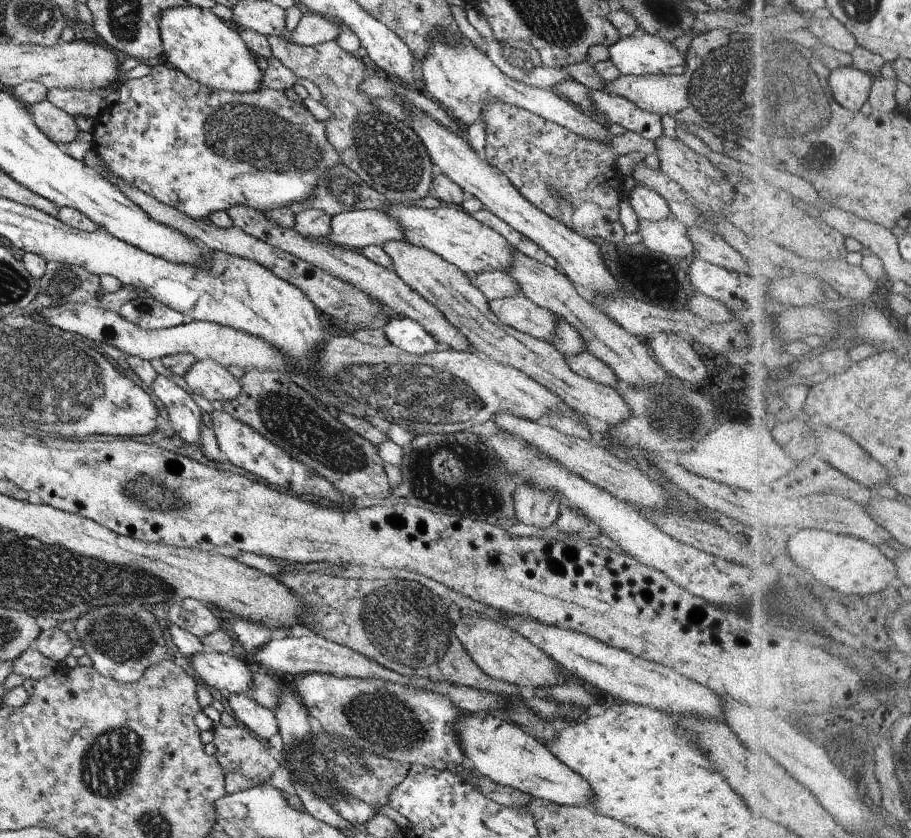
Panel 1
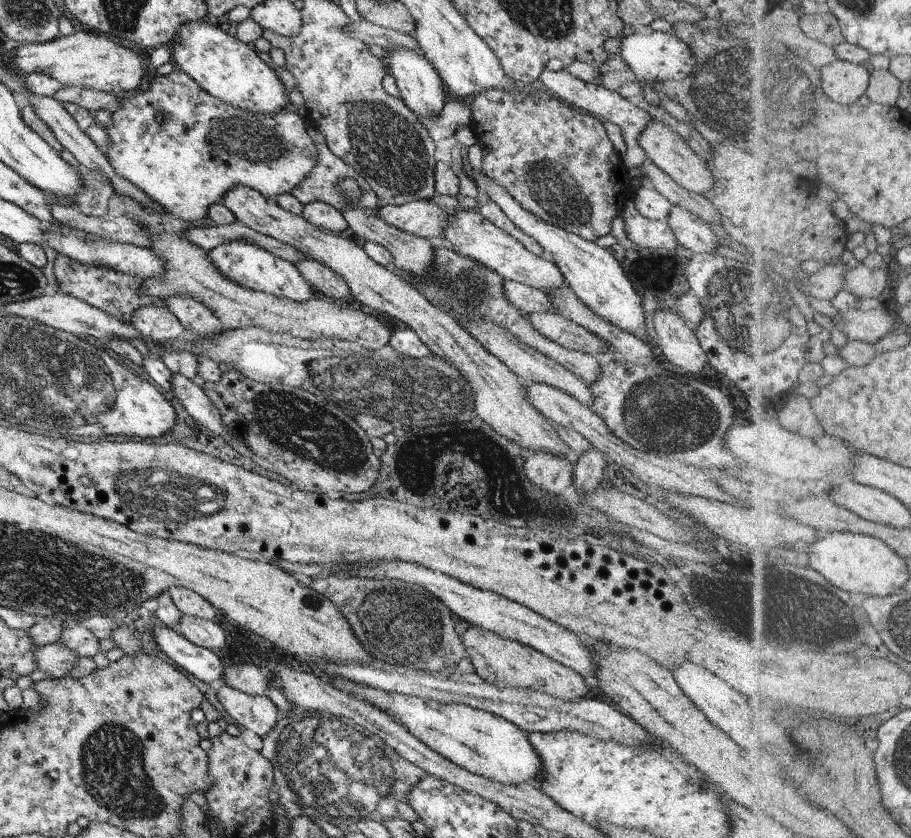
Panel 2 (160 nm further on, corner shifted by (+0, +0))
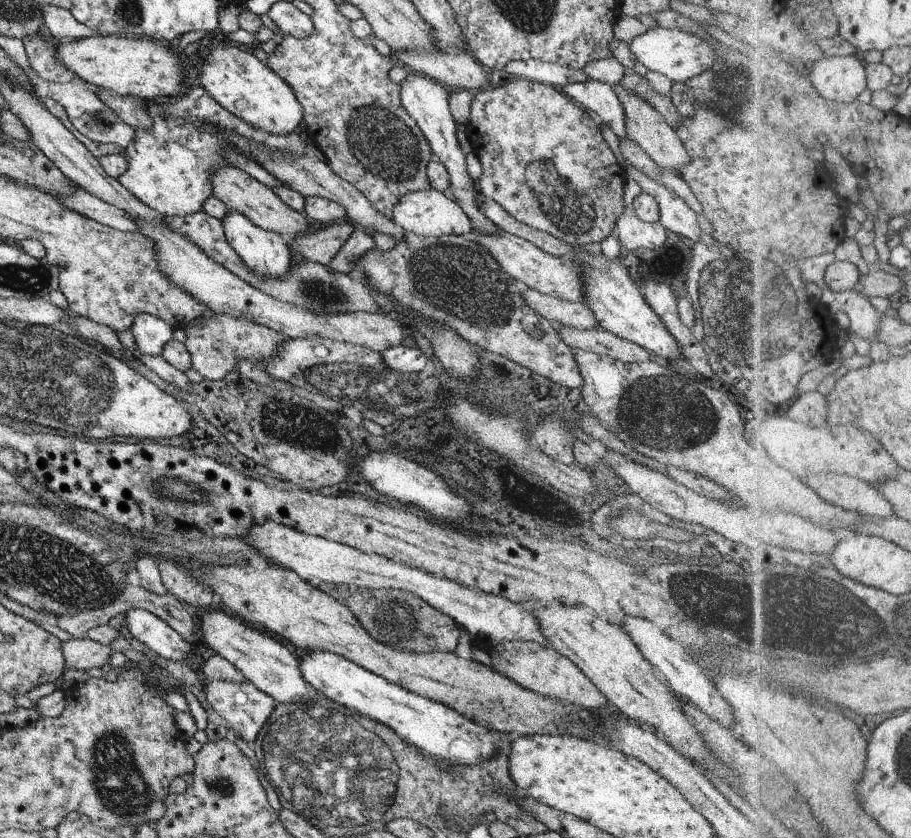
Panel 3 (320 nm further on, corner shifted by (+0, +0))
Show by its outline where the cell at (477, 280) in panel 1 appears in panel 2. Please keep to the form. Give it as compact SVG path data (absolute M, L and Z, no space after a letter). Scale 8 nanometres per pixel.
M503 280L506 299L524 315L531 313L555 313L556 308L545 291L513 281Z

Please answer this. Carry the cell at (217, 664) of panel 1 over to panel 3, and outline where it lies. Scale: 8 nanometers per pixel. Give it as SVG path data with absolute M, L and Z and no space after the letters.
M123 607L122 610L127 630L133 639L139 640L164 659L188 660L193 648L163 620L142 608Z

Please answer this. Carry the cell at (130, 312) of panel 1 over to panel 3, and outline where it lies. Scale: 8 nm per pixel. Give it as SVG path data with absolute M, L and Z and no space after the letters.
M147 313L135 315L128 329L133 335L137 353L140 354L157 356L162 346L173 340L173 328L160 318Z

